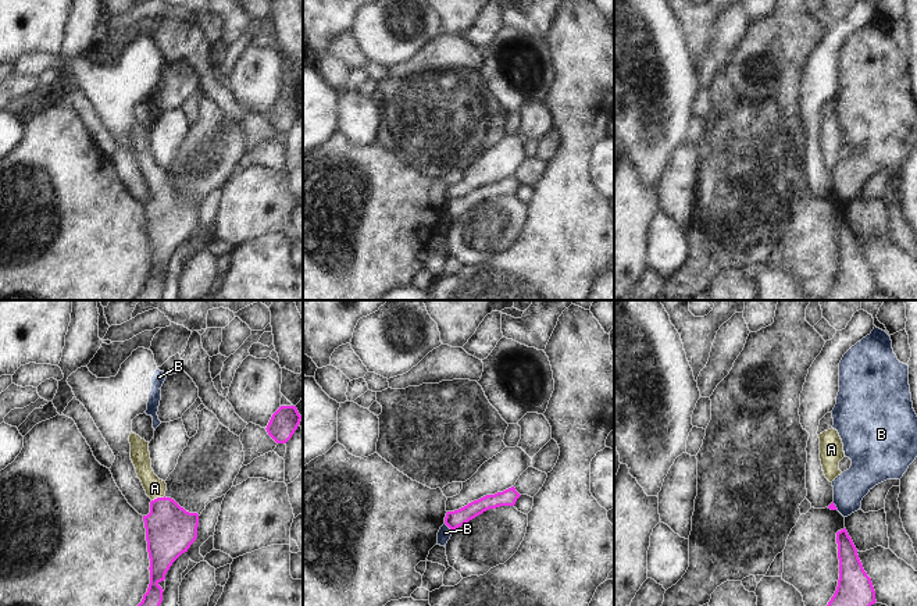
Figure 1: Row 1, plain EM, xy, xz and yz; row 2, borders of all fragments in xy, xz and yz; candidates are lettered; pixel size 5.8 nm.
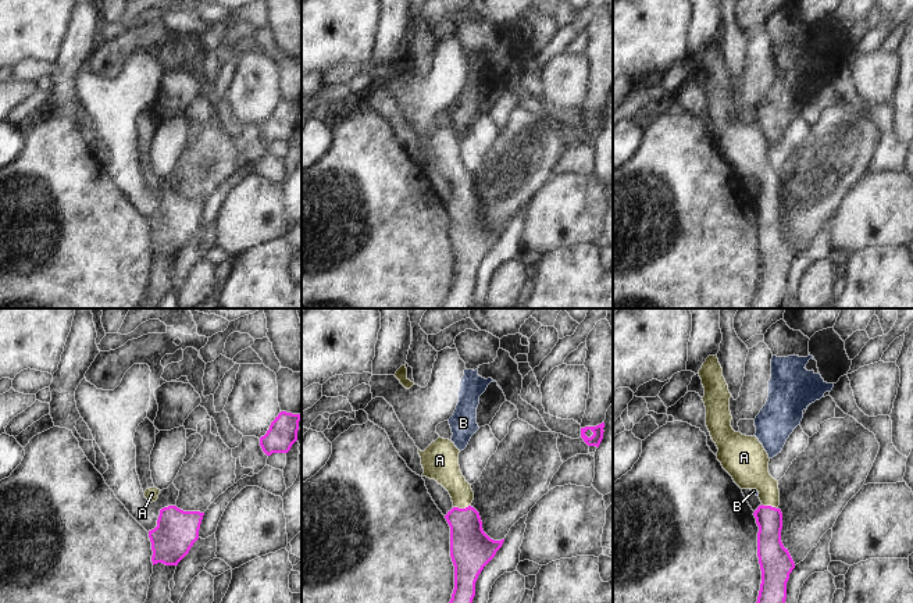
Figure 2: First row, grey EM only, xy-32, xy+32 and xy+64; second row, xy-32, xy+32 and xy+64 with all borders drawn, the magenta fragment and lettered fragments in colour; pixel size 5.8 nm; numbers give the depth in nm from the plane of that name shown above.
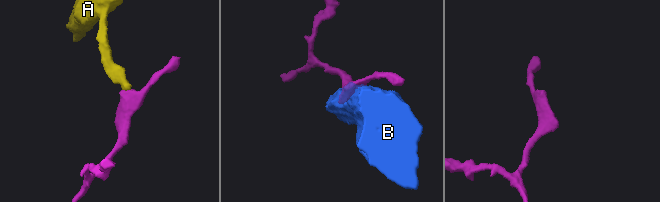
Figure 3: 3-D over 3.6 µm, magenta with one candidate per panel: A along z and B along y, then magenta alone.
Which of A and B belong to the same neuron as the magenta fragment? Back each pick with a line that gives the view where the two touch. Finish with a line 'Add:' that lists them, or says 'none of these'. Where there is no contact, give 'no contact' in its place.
A: xy
Add: A

